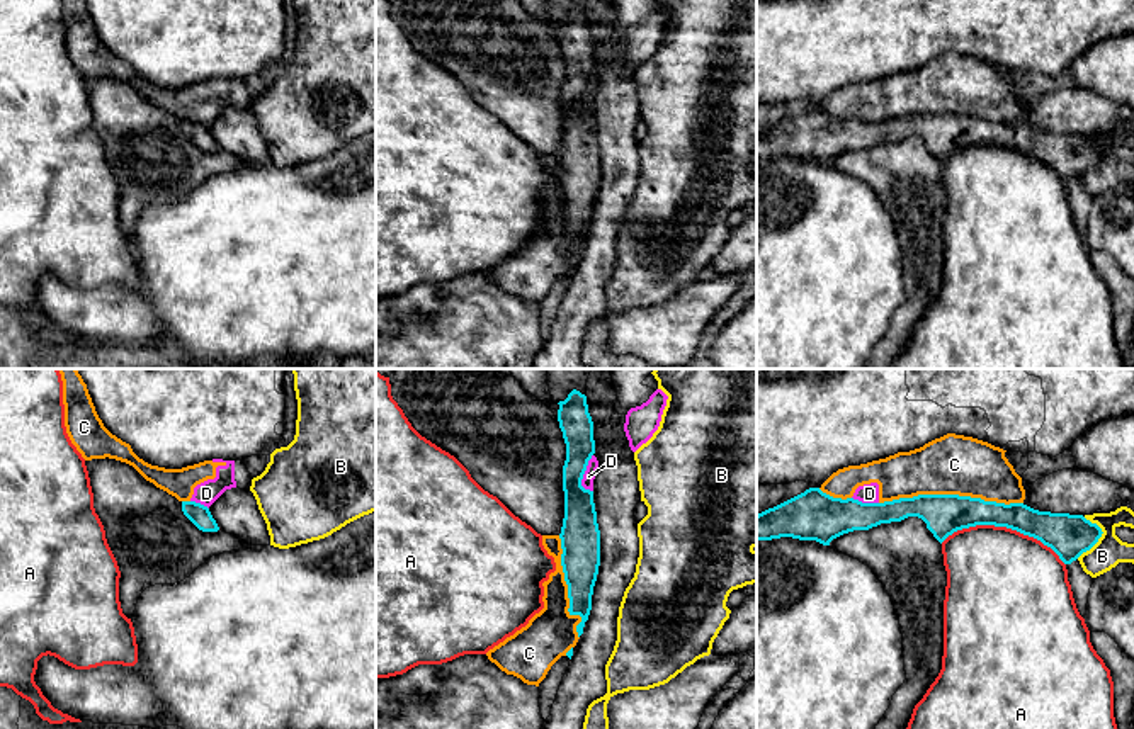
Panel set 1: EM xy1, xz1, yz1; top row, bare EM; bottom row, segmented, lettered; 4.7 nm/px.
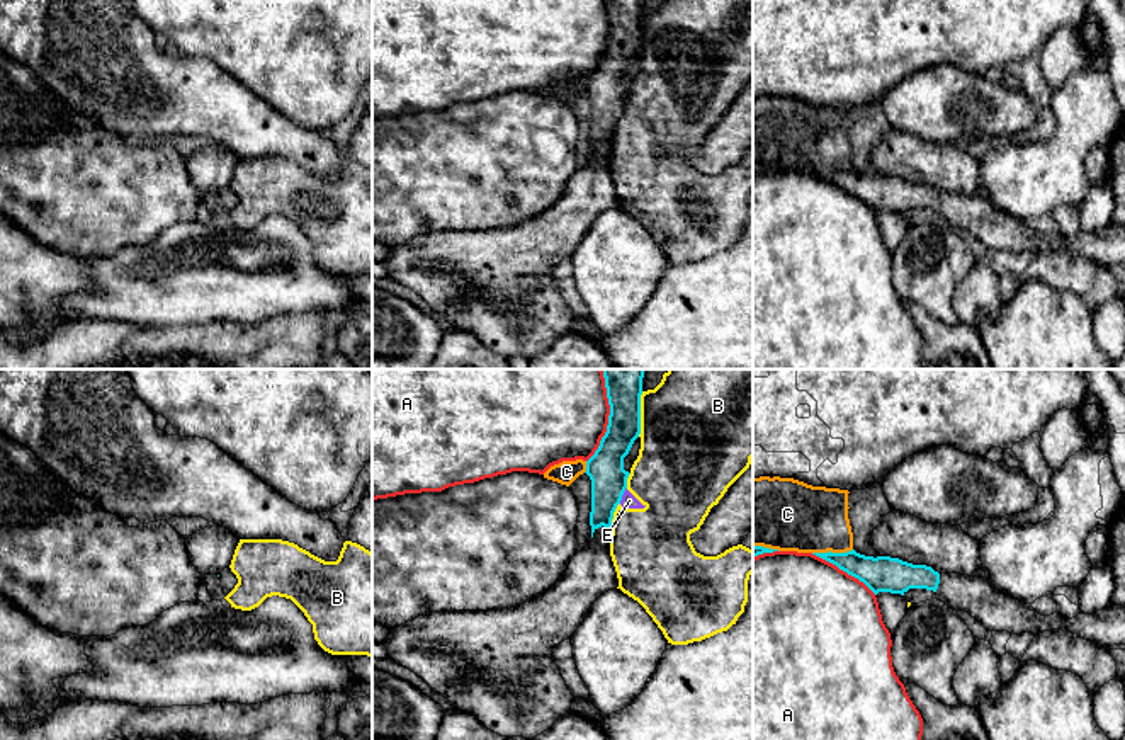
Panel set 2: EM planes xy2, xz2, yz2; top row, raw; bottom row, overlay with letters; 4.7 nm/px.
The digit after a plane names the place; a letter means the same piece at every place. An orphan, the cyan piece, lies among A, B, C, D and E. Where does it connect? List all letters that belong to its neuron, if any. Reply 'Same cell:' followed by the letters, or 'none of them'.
Same cell: none of them

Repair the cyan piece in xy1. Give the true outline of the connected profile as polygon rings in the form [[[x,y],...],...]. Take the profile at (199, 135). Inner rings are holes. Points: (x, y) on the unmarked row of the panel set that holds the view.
[[[182,121],[184,134],[202,151],[218,151],[219,146],[207,126],[196,121]]]

